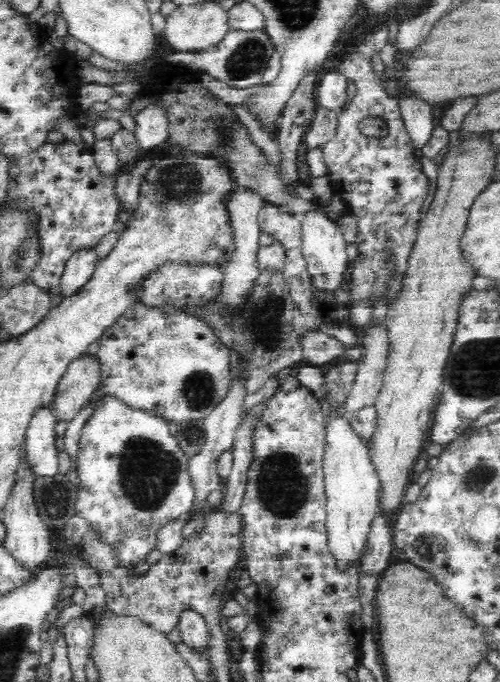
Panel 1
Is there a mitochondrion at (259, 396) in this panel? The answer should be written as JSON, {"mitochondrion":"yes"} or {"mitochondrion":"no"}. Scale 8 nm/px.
{"mitochondrion":"no"}

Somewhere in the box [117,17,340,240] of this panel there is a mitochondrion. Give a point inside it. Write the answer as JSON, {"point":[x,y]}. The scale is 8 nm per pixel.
{"point":[179,182]}

